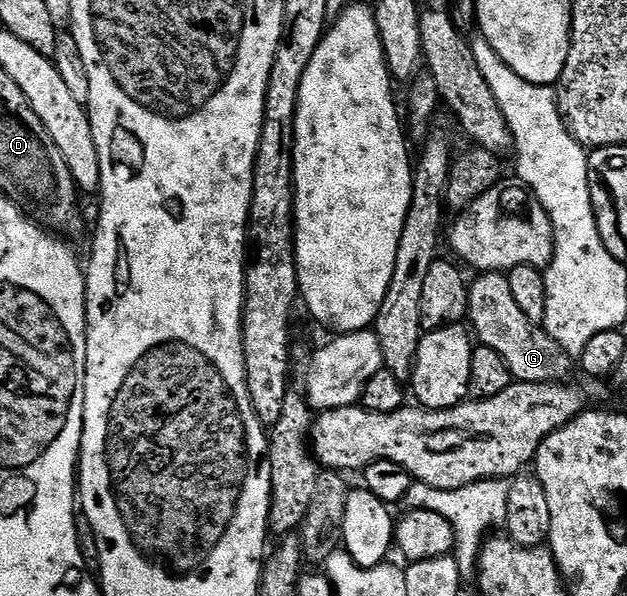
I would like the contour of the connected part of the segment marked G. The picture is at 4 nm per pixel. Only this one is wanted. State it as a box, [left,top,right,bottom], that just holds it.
[467,273,574,383]

